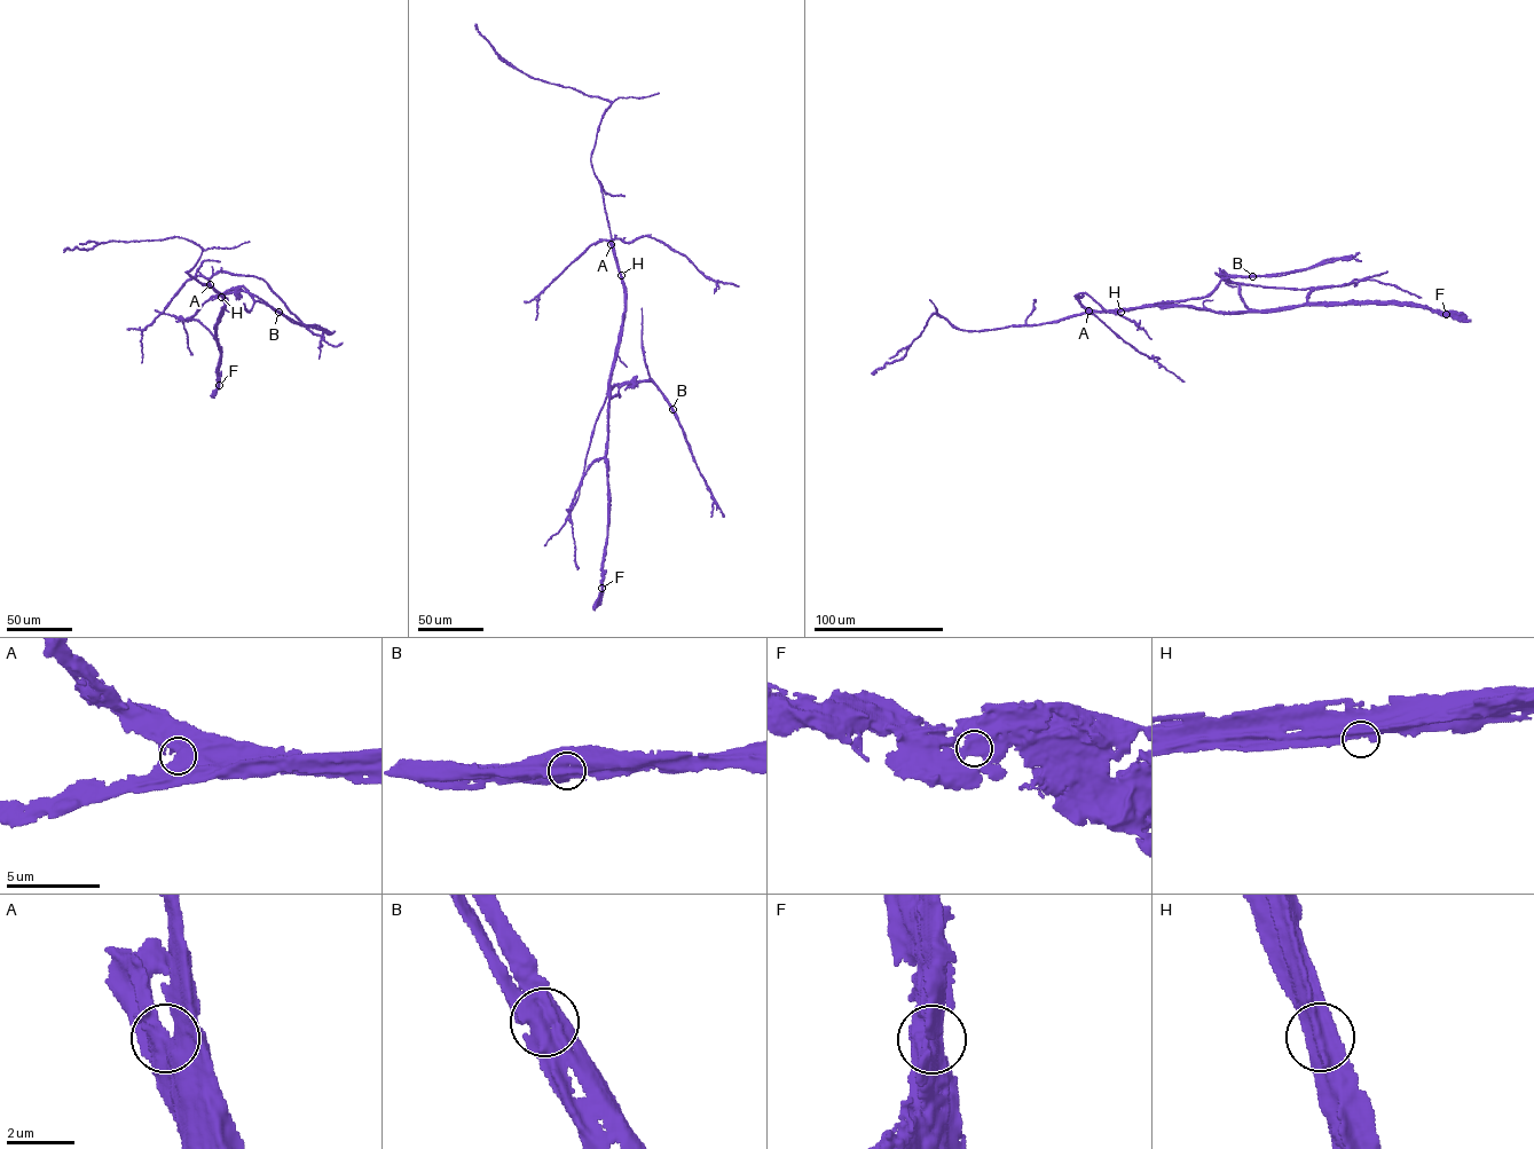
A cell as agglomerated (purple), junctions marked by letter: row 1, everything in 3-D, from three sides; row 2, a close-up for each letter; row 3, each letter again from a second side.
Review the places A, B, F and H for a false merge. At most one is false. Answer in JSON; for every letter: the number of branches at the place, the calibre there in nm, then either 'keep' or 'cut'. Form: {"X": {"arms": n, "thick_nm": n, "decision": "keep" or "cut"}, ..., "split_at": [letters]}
{"A": {"arms": 1, "thick_nm": 850, "decision": "keep"}, "B": {"arms": 1, "thick_nm": 850, "decision": "cut"}, "F": {"arms": 1, "thick_nm": 850, "decision": "keep"}, "H": {"arms": 1, "thick_nm": 800, "decision": "keep"}, "split_at": ["B"]}

